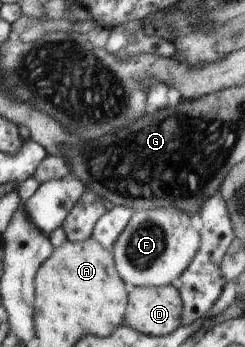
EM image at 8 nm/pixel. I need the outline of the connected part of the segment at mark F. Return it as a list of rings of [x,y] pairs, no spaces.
[[[178,209],[135,211],[130,224],[112,248],[118,272],[129,288],[164,288],[173,285],[176,279],[181,280],[201,249],[199,227],[199,221]]]

